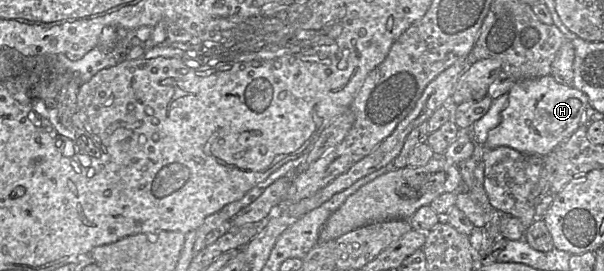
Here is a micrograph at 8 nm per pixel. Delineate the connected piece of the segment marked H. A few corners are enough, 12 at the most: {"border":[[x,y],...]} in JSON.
{"border":[[517,80],[487,148],[545,156],[585,124],[588,96]]}

